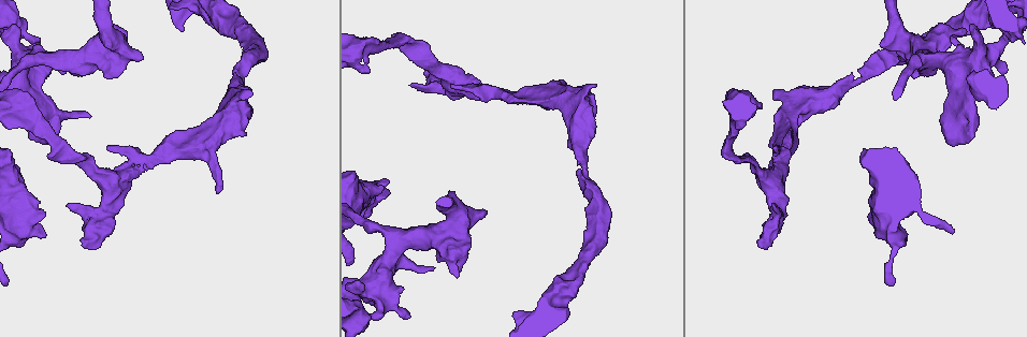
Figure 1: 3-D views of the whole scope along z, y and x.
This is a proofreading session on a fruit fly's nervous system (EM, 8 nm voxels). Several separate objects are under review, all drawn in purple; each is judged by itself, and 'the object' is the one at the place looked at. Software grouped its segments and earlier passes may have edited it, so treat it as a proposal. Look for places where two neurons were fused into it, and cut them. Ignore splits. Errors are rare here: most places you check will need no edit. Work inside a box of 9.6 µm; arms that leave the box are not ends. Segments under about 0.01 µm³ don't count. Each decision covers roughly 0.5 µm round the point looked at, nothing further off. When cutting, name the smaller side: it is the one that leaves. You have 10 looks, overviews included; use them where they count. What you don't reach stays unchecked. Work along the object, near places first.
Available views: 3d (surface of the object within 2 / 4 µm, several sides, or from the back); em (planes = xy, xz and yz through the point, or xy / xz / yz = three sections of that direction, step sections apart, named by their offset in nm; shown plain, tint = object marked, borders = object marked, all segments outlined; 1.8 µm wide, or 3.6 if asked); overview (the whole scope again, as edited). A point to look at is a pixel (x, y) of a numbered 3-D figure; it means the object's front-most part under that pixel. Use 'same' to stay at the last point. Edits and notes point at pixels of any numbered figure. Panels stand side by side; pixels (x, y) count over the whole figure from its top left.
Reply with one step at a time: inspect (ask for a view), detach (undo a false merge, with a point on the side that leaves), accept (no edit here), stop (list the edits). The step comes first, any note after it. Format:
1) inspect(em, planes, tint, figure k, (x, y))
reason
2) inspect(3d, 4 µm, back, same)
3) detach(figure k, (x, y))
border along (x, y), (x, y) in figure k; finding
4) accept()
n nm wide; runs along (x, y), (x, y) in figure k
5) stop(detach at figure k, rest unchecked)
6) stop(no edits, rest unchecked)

inspect(em, planes, tint, figure 1, (797, 104))
sudden change in width

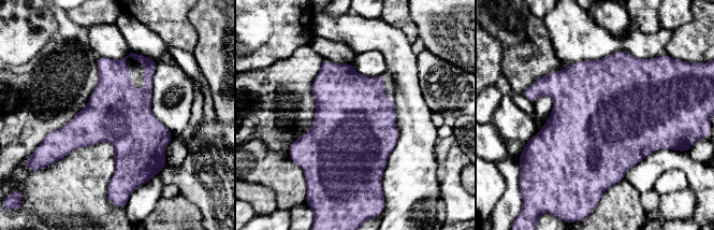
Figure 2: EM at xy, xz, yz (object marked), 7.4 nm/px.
accept()
all the same neuron

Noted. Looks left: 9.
inspect(em, planes, tint, figure 1, (856, 79))
thin neck

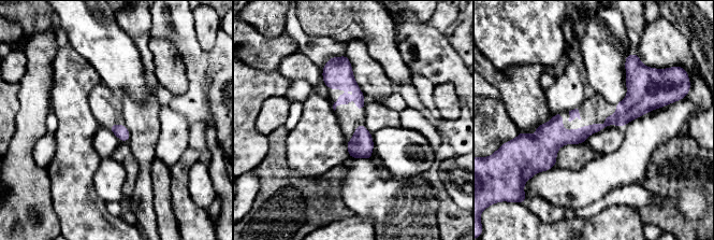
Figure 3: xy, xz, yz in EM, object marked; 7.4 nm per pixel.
accept()
100 nm wide; all the same neuron

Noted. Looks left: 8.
inspect(3d, 4 µm, figure 1, (441, 86))
calibre changes

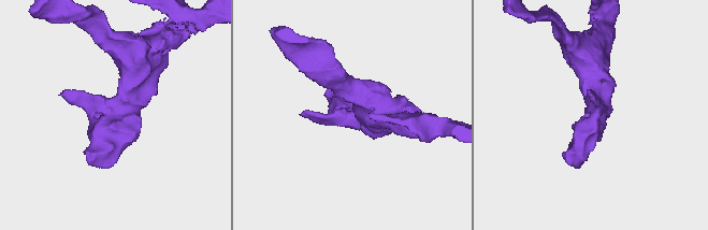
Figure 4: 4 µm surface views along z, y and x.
inspect(em, 3.6 µm, planes, plain, figure 4, (592, 105))
now the EM

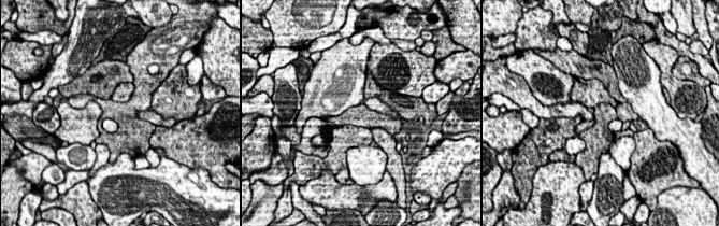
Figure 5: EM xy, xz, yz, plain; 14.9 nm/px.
inspect(em, 3.6 µm, planes, tint, same)

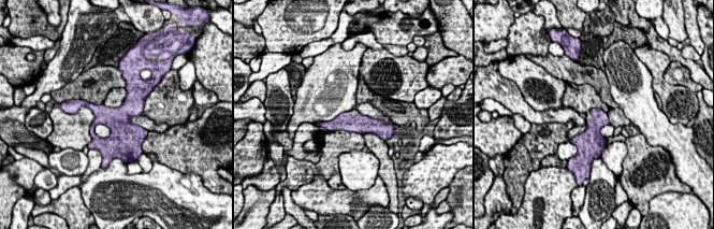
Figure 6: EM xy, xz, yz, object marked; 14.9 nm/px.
accept()
260 nm wide; continuous, no second neuron

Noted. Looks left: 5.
inspect(3d, 4 µm, back, figure 1, (15, 221))
thick turns thin

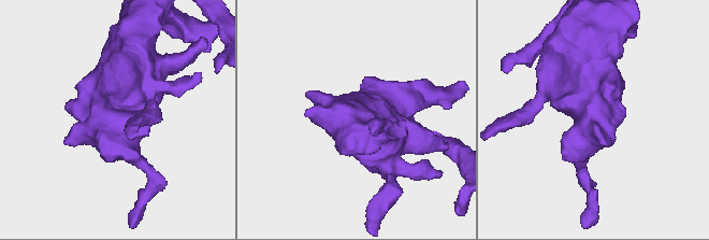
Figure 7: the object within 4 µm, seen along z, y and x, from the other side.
inspect(em, planes, tint, figure 7, (591, 116))

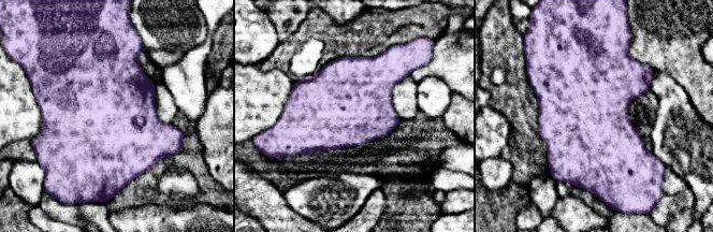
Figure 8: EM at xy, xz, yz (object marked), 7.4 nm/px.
accept()
all the same neuron

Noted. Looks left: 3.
stop(no edits, rest unchecked)

